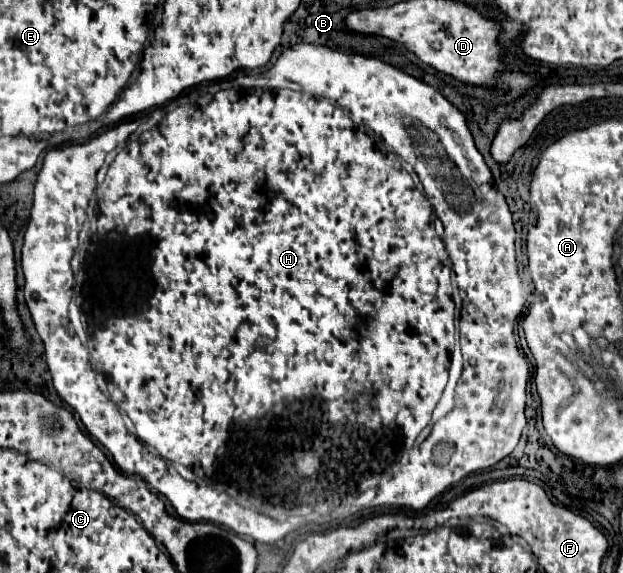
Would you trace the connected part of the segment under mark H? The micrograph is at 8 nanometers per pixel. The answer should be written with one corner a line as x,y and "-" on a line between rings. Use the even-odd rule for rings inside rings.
297,44
297,46
293,46
293,48
287,48
287,50
283,50
283,54
281,54
281,56
279,56
279,58
277,58
277,62
275,62
275,64
273,64
273,66
271,66
271,68
269,68
269,70
265,70
265,72
261,72
261,74
259,74
259,78
261,78
261,84
263,84
263,86
267,86
267,88
247,88
247,90
243,90
243,88
227,88
227,90
219,90
219,92
217,92
217,94
201,94
201,96
197,96
197,98
179,98
179,100
175,100
175,102
171,102
171,104
169,104
169,106
165,106
165,108
161,108
161,110
159,110
159,112
165,112
165,114
163,114
163,118
161,118
161,120
159,120
159,122
157,122
157,124
155,124
155,126
153,126
153,128
151,128
151,130
147,130
147,132
141,132
141,134
139,134
139,138
137,138
137,140
133,140
133,142
129,142
129,144
127,144
127,146
125,146
125,148
123,148
123,150
121,150
121,152
119,152
119,154
117,154
117,156
115,156
115,160
113,160
113,162
111,162
111,164
109,164
109,170
107,170
107,176
105,176
105,182
103,182
103,184
101,184
101,186
99,186
99,188
97,188
97,200
99,200
99,214
97,214
97,218
95,218
95,222
93,222
93,228
91,228
91,232
89,232
89,244
87,244
87,248
85,248
85,250
83,250
83,258
81,258
81,266
83,266
83,272
85,272
85,280
83,280
83,284
81,284
81,298
83,298
83,302
81,302
81,312
83,312
83,314
85,314
85,316
87,316
87,324
89,324
89,340
87,340
87,348
89,348
89,352
91,352
91,362
93,362
93,366
95,366
95,368
97,368
97,370
99,370
99,372
101,372
101,374
103,374
103,376
105,376
105,380
107,380
107,384
109,384
109,392
111,392
111,400
113,400
113,402
115,402
115,404
113,404
113,402
111,402
111,400
109,400
109,398
107,398
107,396
105,396
105,394
103,394
103,392
101,392
101,390
99,390
99,386
97,386
97,382
95,382
95,372
93,372
93,368
91,368
91,362
89,362
89,352
87,352
87,348
85,348
85,346
83,346
83,344
81,344
81,340
79,340
79,336
77,336
77,334
75,334
75,330
73,330
73,324
71,324
71,322
69,322
69,318
67,318
67,306
69,306
69,300
71,300
71,286
73,286
73,272
71,272
71,264
69,264
69,262
71,262
71,256
73,256
73,250
75,250
75,246
77,246
77,234
79,234
79,230
81,230
81,226
83,226
83,220
85,220
85,210
87,210
87,204
89,204
89,201
90,201
90,199
91,199
91,198
92,198
92,196
93,196
93,192
95,192
95,186
97,186
97,182
95,182
95,174
97,174
97,170
99,170
99,168
101,168
101,164
103,164
103,160
105,160
105,156
107,156
107,154
109,154
109,152
111,152
111,150
115,150
115,148
117,148
117,146
119,146
119,144
125,144
125,142
127,142
127,136
129,136
129,134
131,134
131,132
133,132
133,128
135,128
135,120
131,120
131,122
123,122
123,124
119,124
119,126
115,126
115,128
109,128
109,130
105,130
105,132
101,132
101,134
99,134
99,136
95,136
95,138
91,138
91,140
87,140
87,142
83,142
83,144
71,144
71,146
65,146
65,148
53,148
53,150
49,150
49,152
47,152
47,156
45,156
45,162
43,162
43,168
41,168
41,172
39,172
39,178
37,178
37,184
35,184
35,196
33,196
33,206
31,206
31,216
29,216
29,224
27,224
27,230
25,230
25,244
23,244
23,258
21,258
21,266
23,266
23,274
25,274
25,286
23,286
23,292
25,292
25,302
27,302
27,308
29,308
29,312
31,312
31,318
33,318
33,324
35,324
35,330
37,330
37,334
39,334
39,336
41,336
41,340
43,340
43,344
45,344
45,358
47,358
47,366
49,366
49,372
51,372
51,378
53,378
53,386
55,386
55,390
57,390
57,392
59,392
59,396
61,396
61,398
63,398
63,400
65,400
65,402
67,402
67,404
69,404
69,406
71,406
71,408
73,408
73,410
75,410
75,412
77,412
77,414
79,414
79,418
81,418
81,422
83,422
83,424
85,424
85,428
87,428
87,432
89,432
89,434
91,434
91,436
93,436
93,438
95,438
95,440
97,440
97,442
99,442
99,444
101,444
101,446
103,446
103,448
105,448
105,450
107,450
107,452
109,452
109,454
111,454
111,456
113,456
113,462
115,462
115,464
117,464
117,466
119,466
119,468
121,468
121,470
123,470
123,472
127,472
127,474
137,474
137,476
141,476
141,478
145,478
145,480
147,480
147,482
149,482
149,484
151,484
151,486
153,486
153,488
155,488
155,490
157,490
157,492
159,492
159,494
163,494
163,496
165,496
165,498
167,498
167,500
169,500
169,502
171,502
171,506
173,506
173,508
175,508
175,512
177,512
177,514
179,514
179,516
181,516
181,518
185,518
185,520
189,520
189,522
199,522
199,520
207,520
207,522
213,522
213,524
219,524
219,526
225,526
225,528
229,528
229,530
233,530
233,532
235,532
235,534
239,534
239,536
249,536
249,538
253,538
253,540
257,540
257,542
263,542
263,544
275,544
275,542
277,542
277,540
281,540
281,538
285,538
285,536
287,536
287,534
289,534
289,532
291,532
291,530
293,530
293,526
291,526
291,524
289,524
289,522
277,522
277,520
273,520
273,518
269,518
269,516
263,516
263,514
257,514
257,512
253,512
253,510
247,510
247,508
243,508
243,506
241,506
241,504
237,504
237,502
233,502
233,500
231,500
231,496
229,496
229,494
225,494
225,492
217,492
217,490
213,490
213,488
209,488
209,486
207,486
207,488
201,488
201,486
197,486
197,484
195,484
195,482
189,482
189,480
183,480
183,478
181,478
181,474
179,474
179,472
177,472
177,470
175,470
175,466
173,466
173,464
171,464
171,462
179,462
179,464
183,464
183,466
187,466
187,468
195,468
195,466
213,466
213,462
217,462
217,452
227,452
227,462
239,462
239,466
249,466
249,468
205,468
205,476
207,476
207,478
211,478
211,480
215,480
215,482
217,482
217,480
219,480
219,482
221,482
221,484
227,484
227,486
233,486
233,488
237,488
237,490
243,490
243,492
247,492
247,494
251,494
251,496
255,496
255,498
261,498
261,500
263,500
263,502
269,502
269,504
273,504
273,506
275,506
275,508
279,508
279,510
283,510
283,512
297,512
297,514
299,514
299,512
301,512
301,508
302,508
302,506
303,506
303,507
304,507
304,506
310,506
310,507
311,507
311,509
312,509
312,510
310,510
310,511
311,511
311,525
313,525
313,523
330,523
330,522
331,522
331,523
332,523
332,522
338,522
338,521
342,521
342,520
344,520
344,519
345,519
345,518
347,518
347,517
350,517
350,516
352,516
352,515
354,515
354,514
356,514
356,513
358,513
358,512
360,512
360,511
361,511
361,510
363,510
363,509
366,509
366,508
364,508
364,507
365,507
365,506
364,506
364,505
365,505
365,504
363,504
363,503
365,503
365,502
367,502
367,501
366,501
366,500
367,500
367,497
366,497
366,496
360,496
360,497
359,497
359,494
363,494
363,492
365,492
365,490
369,490
369,488
373,488
373,486
377,486
377,482
379,482
379,478
381,478
381,474
383,474
383,472
385,472
385,468
389,468
389,466
391,466
391,464
392,464
392,467
390,467
390,468
392,468
392,469
389,469
389,470
388,470
388,480
387,480
387,482
385,482
385,484
381,484
381,486
379,486
379,492
377,492
377,496
375,496
375,504
373,504
373,506
399,506
399,508
411,508
411,510
421,510
421,508
425,508
425,506
427,506
427,504
429,504
429,502
431,502
431,500
433,500
433,498
435,498
435,496
439,496
439,494
441,494
441,492
443,492
443,490
445,490
445,488
447,488
447,486
451,486
451,484
455,484
455,482
459,482
459,480
461,480
461,478
465,478
465,476
469,476
469,474
471,474
471,472
477,472
477,470
485,470
485,468
489,468
489,466
493,466
493,464
497,464
497,462
499,462
499,460
503,460
503,458
505,458
505,456
509,456
509,454
511,454
511,452
513,452
513,448
515,448
515,446
517,446
517,442
519,442
519,436
521,436
521,430
523,430
523,426
525,426
525,422
527,422
527,420
525,420
525,386
527,386
527,378
529,378
529,364
527,364
527,360
525,360
525,356
523,356
523,354
521,354
521,352
519,352
519,348
517,348
517,342
515,342
515,336
513,336
513,326
515,326
515,320
517,320
517,316
519,316
519,315
521,315
521,314
522,314
522,313
523,313
523,312
524,312
524,311
522,311
522,310
523,310
523,308
525,308
525,307
523,307
523,306
525,306
525,305
526,305
526,306
527,306
527,304
526,304
526,299
525,299
525,294
526,294
526,293
527,293
527,292
532,292
532,291
533,291
533,290
532,290
532,286
531,286
531,284
532,284
532,281
531,281
531,279
529,279
529,278
526,278
526,277
525,277
525,276
522,276
522,275
521,275
521,273
520,273
520,272
519,272
519,270
518,270
518,266
517,266
517,260
515,260
515,246
513,246
513,242
515,242
515,228
513,228
513,220
511,220
511,212
509,212
509,208
507,208
507,202
505,202
505,198
503,198
503,194
501,194
501,192
499,192
499,190
497,190
497,188
495,188
495,184
493,184
493,176
491,176
491,170
489,170
489,168
487,168
487,164
485,164
485,160
483,160
483,156
481,156
481,154
479,154
479,150
477,150
477,148
475,148
475,142
473,142
473,136
471,136
471,132
469,132
469,128
467,128
467,124
465,124
465,118
463,118
463,114
461,114
461,112
459,112
459,110
457,110
457,108
455,108
455,106
453,106
453,104
451,104
451,102
449,102
449,100
447,100
447,98
445,98
445,96
443,96
443,94
441,94
441,92
437,92
437,90
435,90
435,88
431,88
431,86
429,86
429,84
425,84
425,82
421,82
421,80
417,80
417,78
413,78
413,76
409,76
409,74
405,74
405,72
401,72
401,70
397,70
397,68
395,68
395,66
389,66
389,64
385,64
385,62
381,62
381,60
377,60
377,58
365,58
365,56
359,56
359,54
343,54
343,52
337,52
337,50
331,50
331,48
327,48
327,46
325,46
325,48
323,48
323,46
313,46
313,44
-
397,156
401,156
401,158
403,158
403,160
405,160
405,162
407,162
407,164
411,164
411,166
413,166
413,170
415,170
415,174
417,174
417,176
419,176
419,180
421,180
421,184
423,184
423,190
425,190
425,196
427,196
427,198
423,198
423,194
421,194
421,192
419,192
419,190
417,190
417,188
415,188
415,182
413,182
413,178
411,178
411,176
409,176
409,172
407,172
407,170
405,170
405,168
403,168
403,166
401,166
401,162
399,162
399,158
397,158
-
147,200
149,200
149,202
157,202
157,208
155,208
155,210
157,210
157,236
151,236
151,212
149,212
149,208
151,208
151,210
153,210
153,206
149,206
149,204
145,204
145,202
147,202
-
433,210
435,210
435,214
437,214
437,218
439,218
439,220
441,220
441,222
443,222
443,230
445,230
445,232
443,232
443,242
445,242
445,246
443,246
443,242
441,242
441,238
439,238
439,236
437,236
437,232
435,232
435,228
433,228
-
457,226
461,226
461,228
463,228
463,232
465,232
465,230
467,230
467,226
471,226
471,228
473,228
473,232
481,232
481,236
457,236
-
449,258
451,258
451,262
453,262
453,272
455,272
455,280
457,280
457,286
459,286
459,296
461,296
461,324
459,324
459,332
461,332
461,350
463,350
463,360
465,360
465,362
463,362
463,376
469,376
469,380
467,380
467,382
465,382
465,380
461,380
461,382
459,382
459,386
457,386
457,400
455,400
455,408
453,408
453,390
455,390
455,384
457,384
457,380
459,380
459,376
461,376
461,352
459,352
459,350
457,350
457,354
453,354
453,358
451,358
451,350
453,350
453,346
455,346
455,308
453,308
453,298
451,298
451,272
449,272
-
487,388
491,388
491,390
489,390
489,392
495,392
495,394
497,394
497,396
495,396
495,402
493,402
493,408
485,408
485,390
487,390
-
435,406
437,406
437,414
447,414
447,412
445,412
445,410
447,410
447,408
449,408
449,410
451,410
451,408
453,408
453,410
451,410
451,412
449,412
449,414
447,414
447,416
445,416
445,418
441,418
441,420
439,420
439,422
435,422
435,424
433,424
433,428
431,428
431,434
429,434
429,436
427,436
427,438
425,438
425,440
423,440
423,442
421,442
421,446
419,446
419,448
417,448
417,450
415,450
415,452
413,452
413,454
412,454
412,451
413,451
413,450
414,450
414,449
416,449
416,448
414,448
414,447
413,447
413,448
411,448
411,446
413,446
413,442
415,442
415,438
417,438
417,436
419,436
419,432
421,432
421,430
423,430
423,428
425,428
425,426
427,426
427,424
429,424
429,420
431,420
431,412
433,412
433,408
435,408
-
249,472
269,472
269,476
277,476
277,480
293,480
293,486
273,486
273,484
269,484
269,478
249,478
-
301,494
309,494
309,495
308,495
308,497
309,497
309,504
302,504
302,505
301,505

